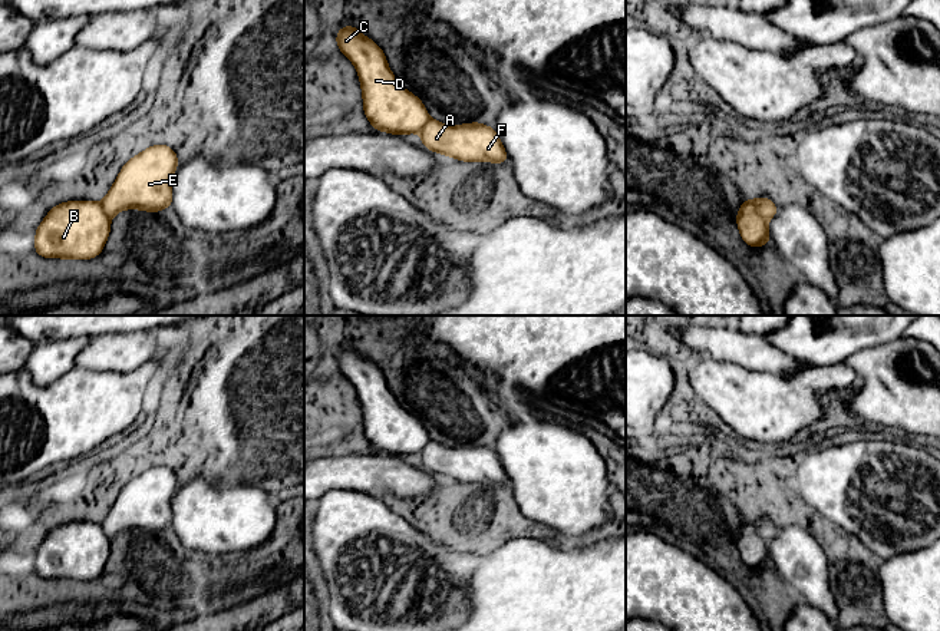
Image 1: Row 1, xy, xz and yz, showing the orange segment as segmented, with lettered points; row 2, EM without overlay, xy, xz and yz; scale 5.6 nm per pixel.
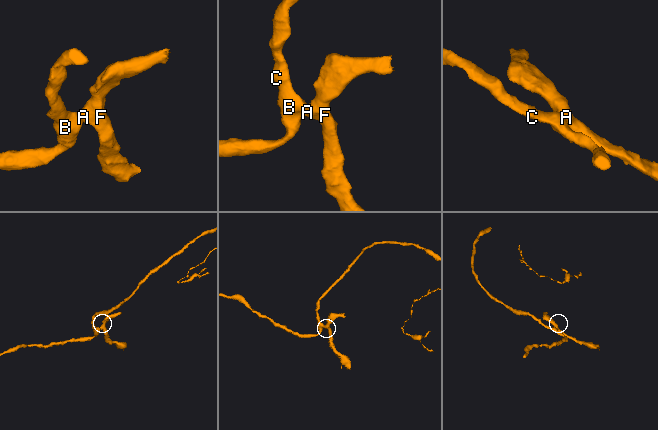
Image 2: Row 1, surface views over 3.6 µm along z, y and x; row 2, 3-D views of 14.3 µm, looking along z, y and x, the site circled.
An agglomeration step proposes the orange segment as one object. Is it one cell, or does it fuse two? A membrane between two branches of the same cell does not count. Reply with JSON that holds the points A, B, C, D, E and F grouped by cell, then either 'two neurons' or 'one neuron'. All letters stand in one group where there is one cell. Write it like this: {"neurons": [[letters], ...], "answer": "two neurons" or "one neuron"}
{"neurons": [["A", "E", "F"], ["B", "C", "D"]], "answer": "two neurons"}

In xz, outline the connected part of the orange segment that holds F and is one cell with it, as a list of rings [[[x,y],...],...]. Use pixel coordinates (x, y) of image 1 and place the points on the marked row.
[[[429,119],[420,138],[426,149],[458,161],[492,163],[509,161],[497,131],[479,122],[443,125]]]

